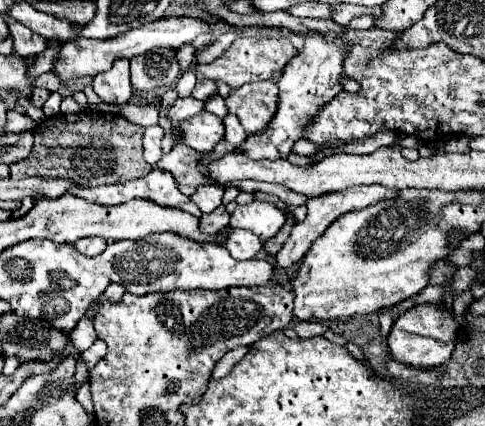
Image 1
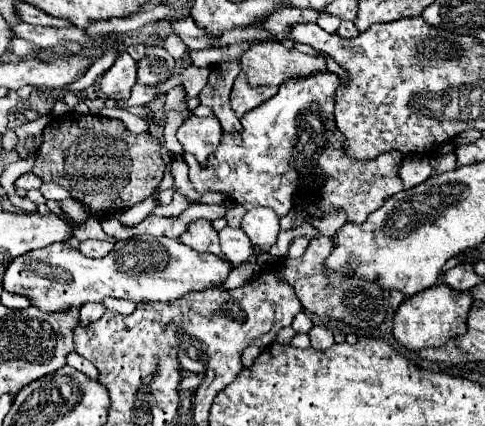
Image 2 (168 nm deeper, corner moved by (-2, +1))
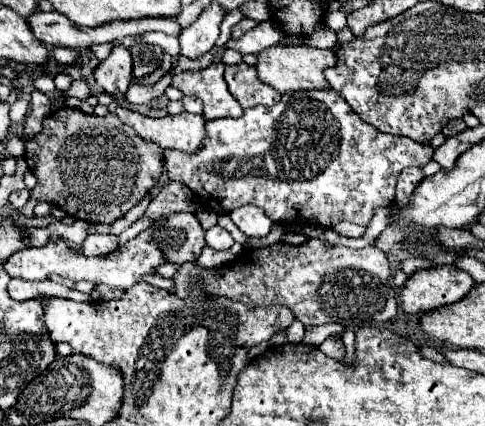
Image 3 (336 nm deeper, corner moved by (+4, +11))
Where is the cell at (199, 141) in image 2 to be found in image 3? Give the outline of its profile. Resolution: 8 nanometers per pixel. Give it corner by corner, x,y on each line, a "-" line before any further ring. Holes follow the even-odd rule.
118,106
116,114
124,124
132,126
144,140
152,140
152,142
160,144
162,148
194,152
206,134
204,114
182,112
176,116
164,116
164,118
156,119
142,116
142,114
122,108
122,106

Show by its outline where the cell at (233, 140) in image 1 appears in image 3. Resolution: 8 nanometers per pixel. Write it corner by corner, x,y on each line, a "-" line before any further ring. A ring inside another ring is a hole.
212,62
202,70
188,70
172,76
172,86
180,88
188,96
196,96
204,104
206,120
218,118
240,118
242,108
228,92
224,80
224,62

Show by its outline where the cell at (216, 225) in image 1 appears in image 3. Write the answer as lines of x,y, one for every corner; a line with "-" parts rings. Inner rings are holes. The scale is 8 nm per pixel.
190,212
172,214
166,224
156,228
154,238
158,240
158,246
162,246
166,260
178,264
194,262
206,246
204,228

